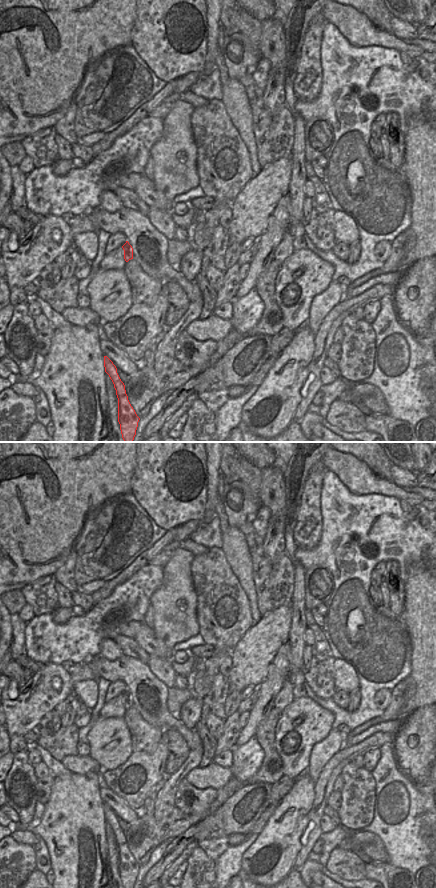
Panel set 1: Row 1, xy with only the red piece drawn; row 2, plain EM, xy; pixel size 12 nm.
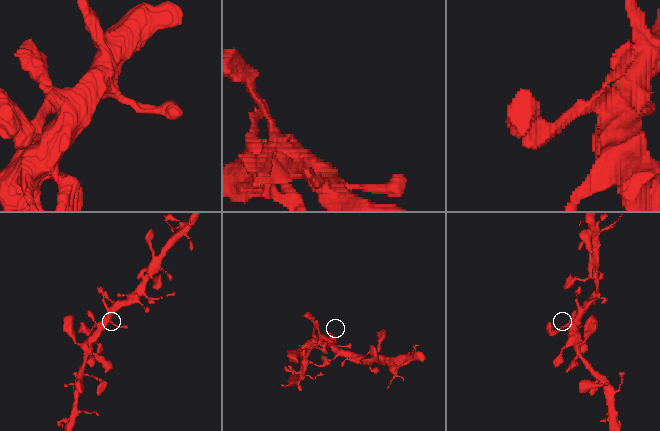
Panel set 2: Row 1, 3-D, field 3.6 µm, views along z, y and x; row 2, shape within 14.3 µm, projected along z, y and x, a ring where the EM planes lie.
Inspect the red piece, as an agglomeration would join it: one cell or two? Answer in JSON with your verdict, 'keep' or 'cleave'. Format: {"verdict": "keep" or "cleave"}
{"verdict": "keep"}

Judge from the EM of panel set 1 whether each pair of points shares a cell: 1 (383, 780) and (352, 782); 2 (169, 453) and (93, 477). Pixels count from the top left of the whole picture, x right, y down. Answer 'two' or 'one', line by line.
1: two
2: two

